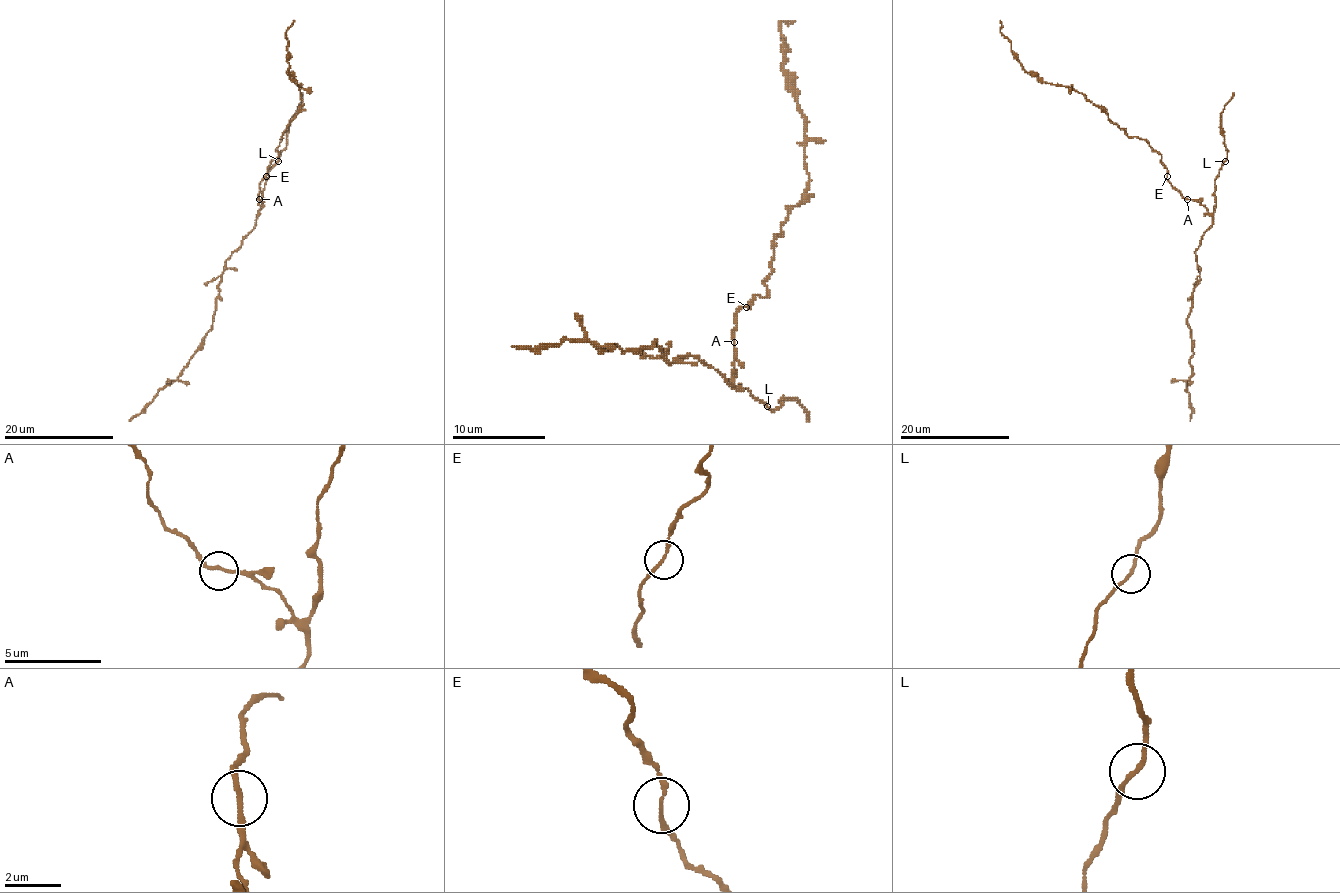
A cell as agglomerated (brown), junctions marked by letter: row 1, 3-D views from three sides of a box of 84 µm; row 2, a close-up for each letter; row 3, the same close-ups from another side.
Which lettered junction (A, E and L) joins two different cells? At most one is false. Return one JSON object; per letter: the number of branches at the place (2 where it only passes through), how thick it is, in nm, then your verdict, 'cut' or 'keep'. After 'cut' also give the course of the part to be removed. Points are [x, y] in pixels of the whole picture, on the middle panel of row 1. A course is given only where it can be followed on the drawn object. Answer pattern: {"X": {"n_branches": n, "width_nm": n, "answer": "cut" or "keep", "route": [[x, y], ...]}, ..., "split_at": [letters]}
{"A": {"n_branches": 2, "width_nm": 160, "answer": "keep"}, "E": {"n_branches": 2, "width_nm": 130, "answer": "keep"}, "L": {"n_branches": 2, "width_nm": 140, "answer": "keep"}, "split_at": []}

